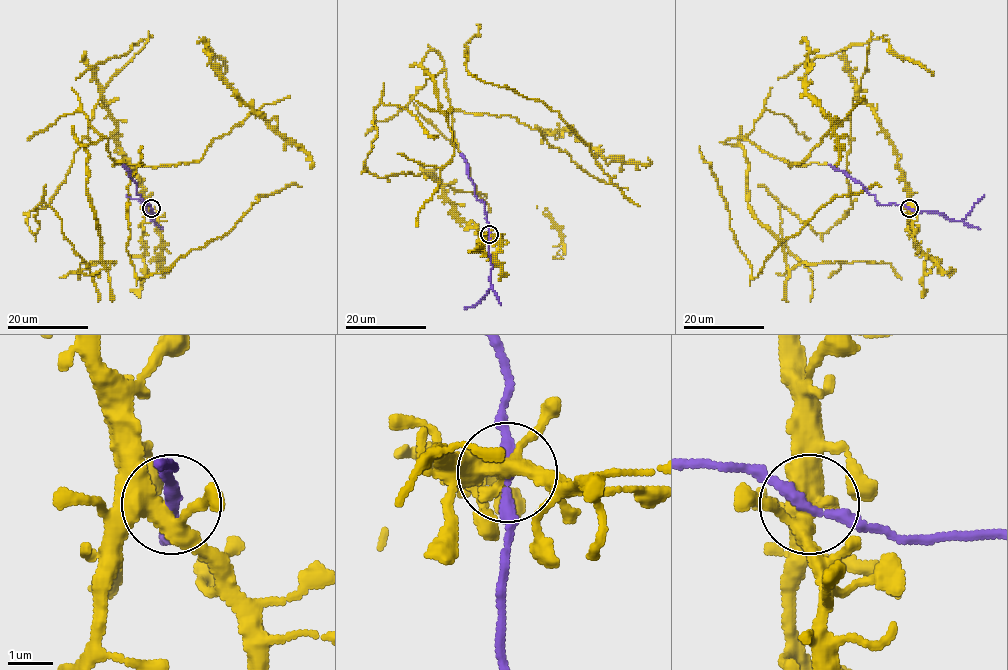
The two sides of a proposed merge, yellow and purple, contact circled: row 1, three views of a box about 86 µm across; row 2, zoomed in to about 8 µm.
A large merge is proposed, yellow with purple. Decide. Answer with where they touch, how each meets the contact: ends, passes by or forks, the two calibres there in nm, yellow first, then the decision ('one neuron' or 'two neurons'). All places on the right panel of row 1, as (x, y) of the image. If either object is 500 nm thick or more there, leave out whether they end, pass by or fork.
at (909, 208); yellow forks there; purple passes by; 380 nm thick on the yellow side, 240 nm on the other; one neuron

